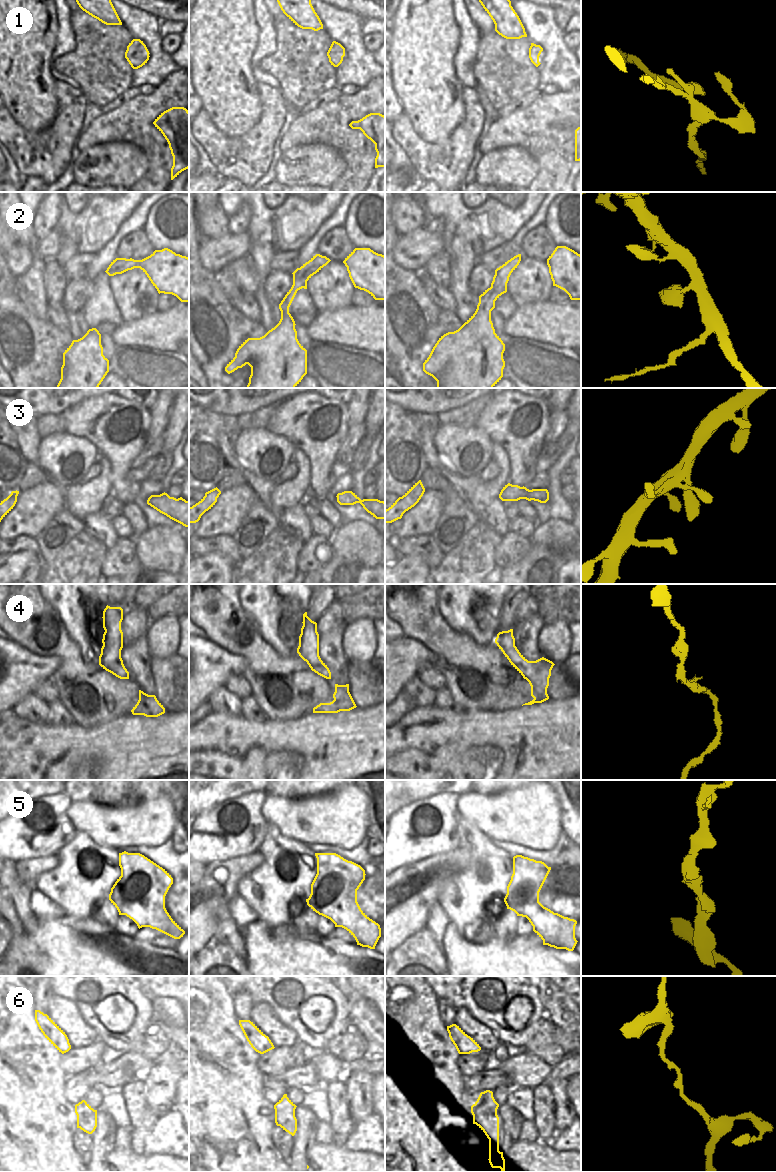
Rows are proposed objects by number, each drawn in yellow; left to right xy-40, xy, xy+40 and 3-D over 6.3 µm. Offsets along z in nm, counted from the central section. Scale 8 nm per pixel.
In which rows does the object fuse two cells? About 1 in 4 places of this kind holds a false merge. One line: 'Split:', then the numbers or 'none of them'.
Split: 1

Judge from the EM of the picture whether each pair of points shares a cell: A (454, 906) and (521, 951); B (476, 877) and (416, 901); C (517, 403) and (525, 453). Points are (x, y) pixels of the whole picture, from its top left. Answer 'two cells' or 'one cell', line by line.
A: two cells
B: two cells
C: one cell

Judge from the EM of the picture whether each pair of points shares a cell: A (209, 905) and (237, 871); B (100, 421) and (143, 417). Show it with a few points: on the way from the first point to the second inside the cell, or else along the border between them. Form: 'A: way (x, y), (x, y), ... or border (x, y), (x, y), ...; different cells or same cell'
A: way (215, 895), (218, 885), (227, 876); same cell
B: way (112, 414), (118, 408), (130, 404), (136, 406); same cell

